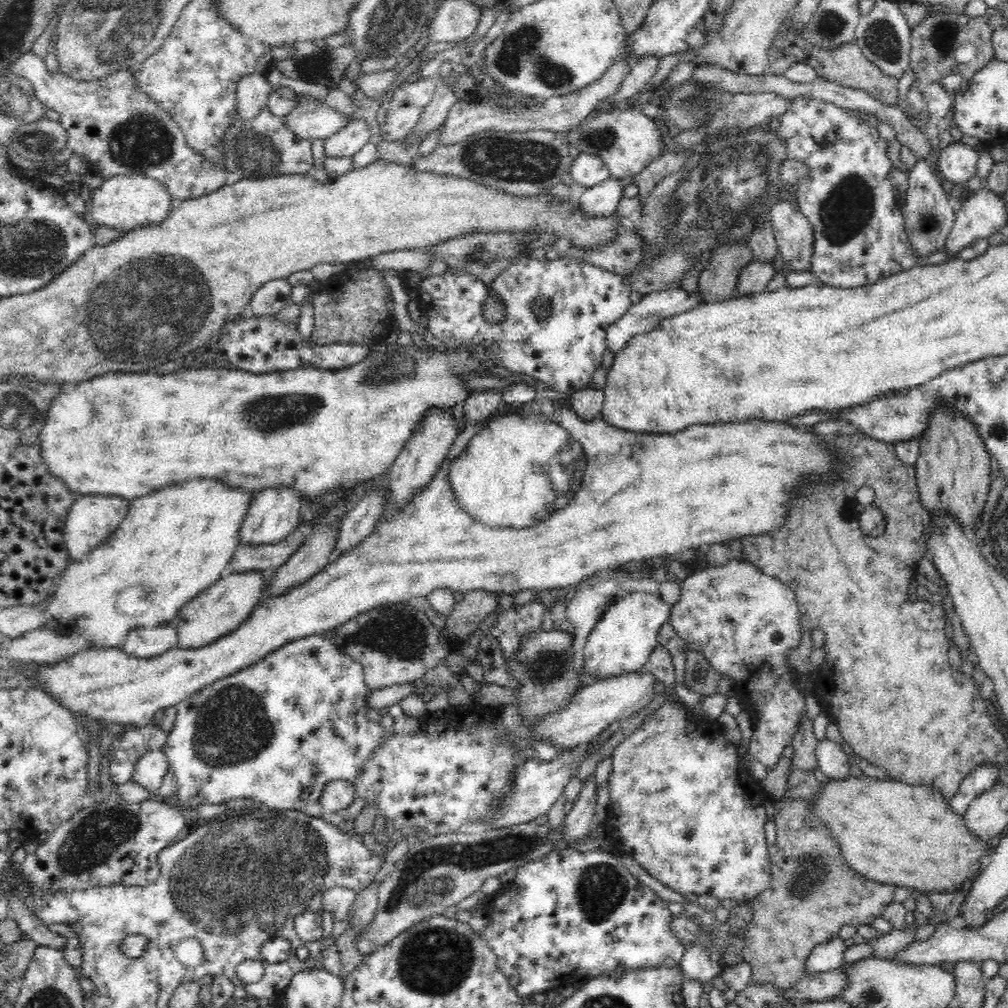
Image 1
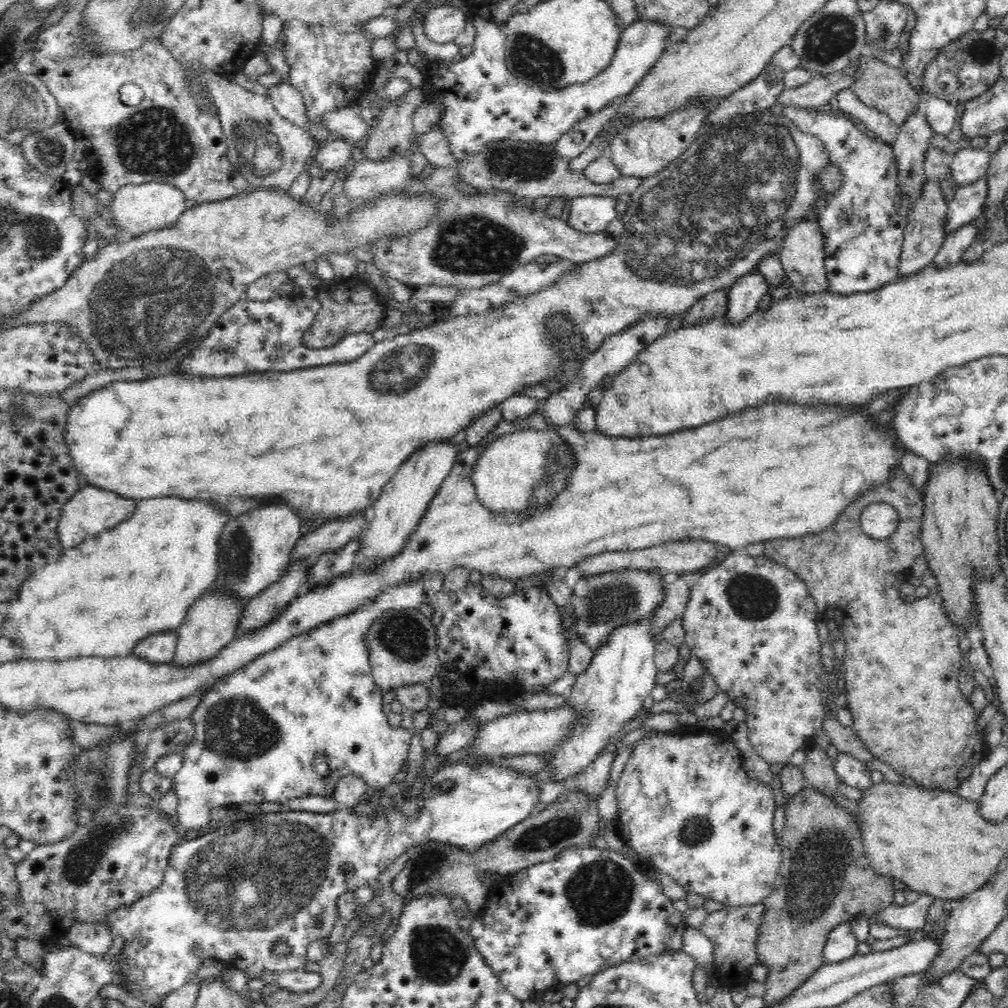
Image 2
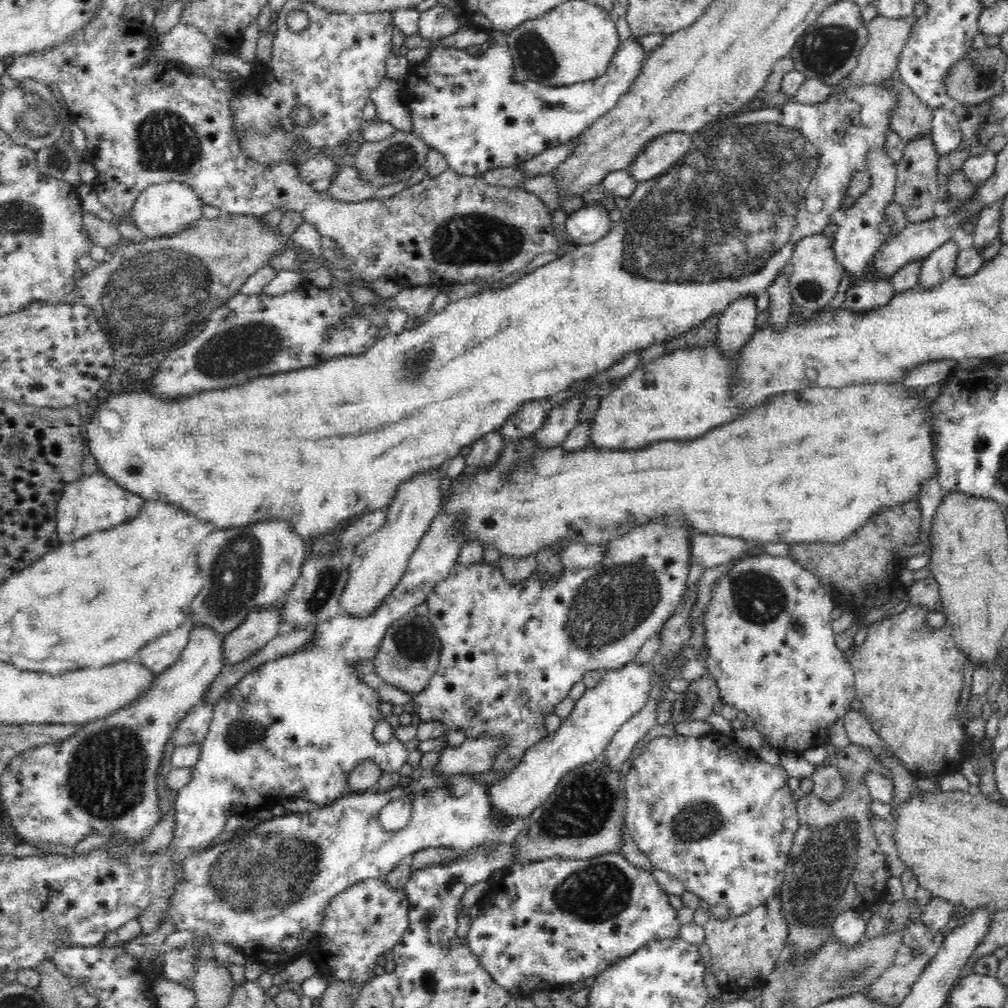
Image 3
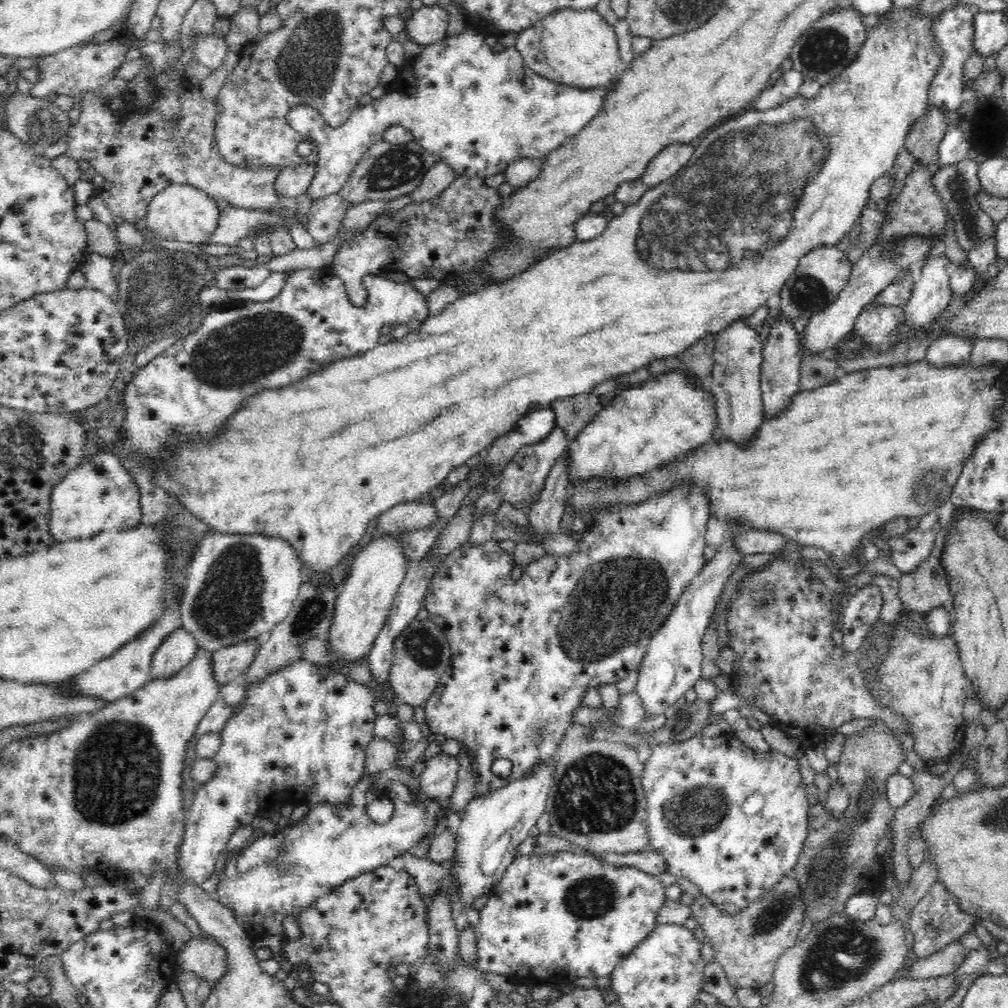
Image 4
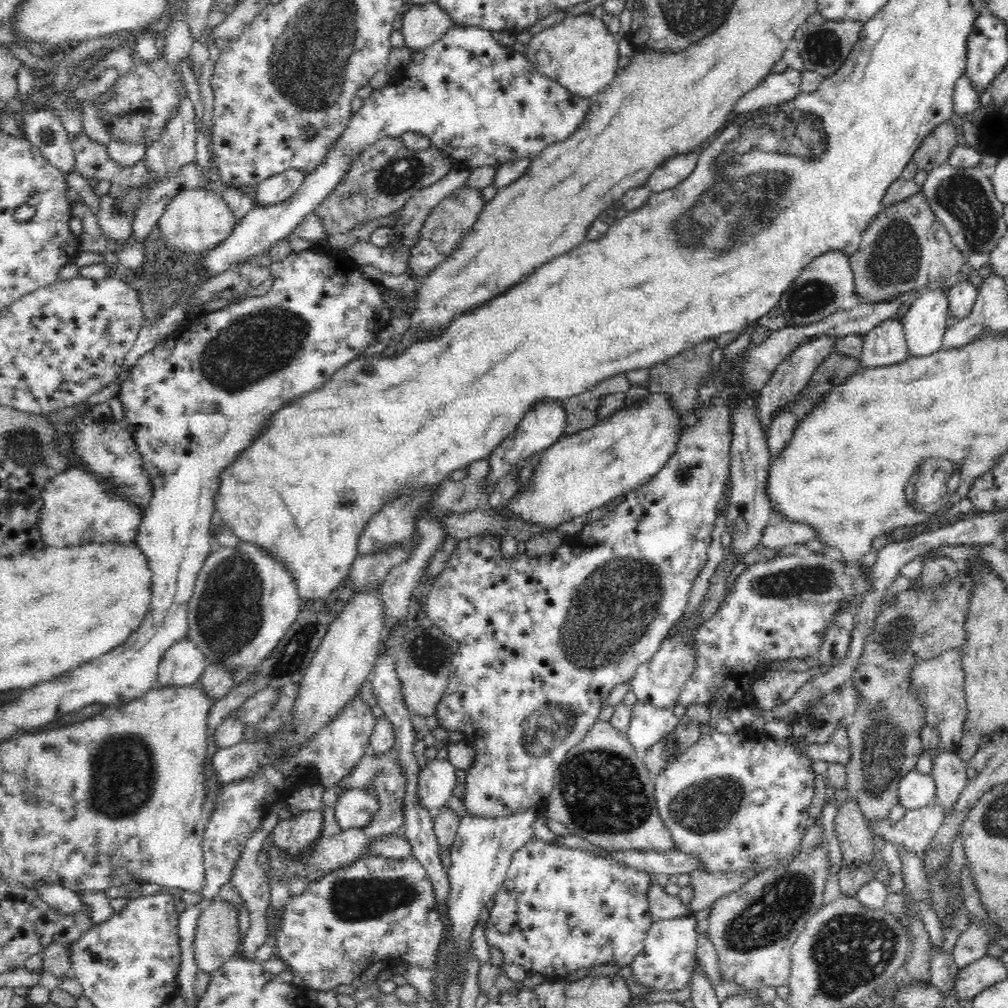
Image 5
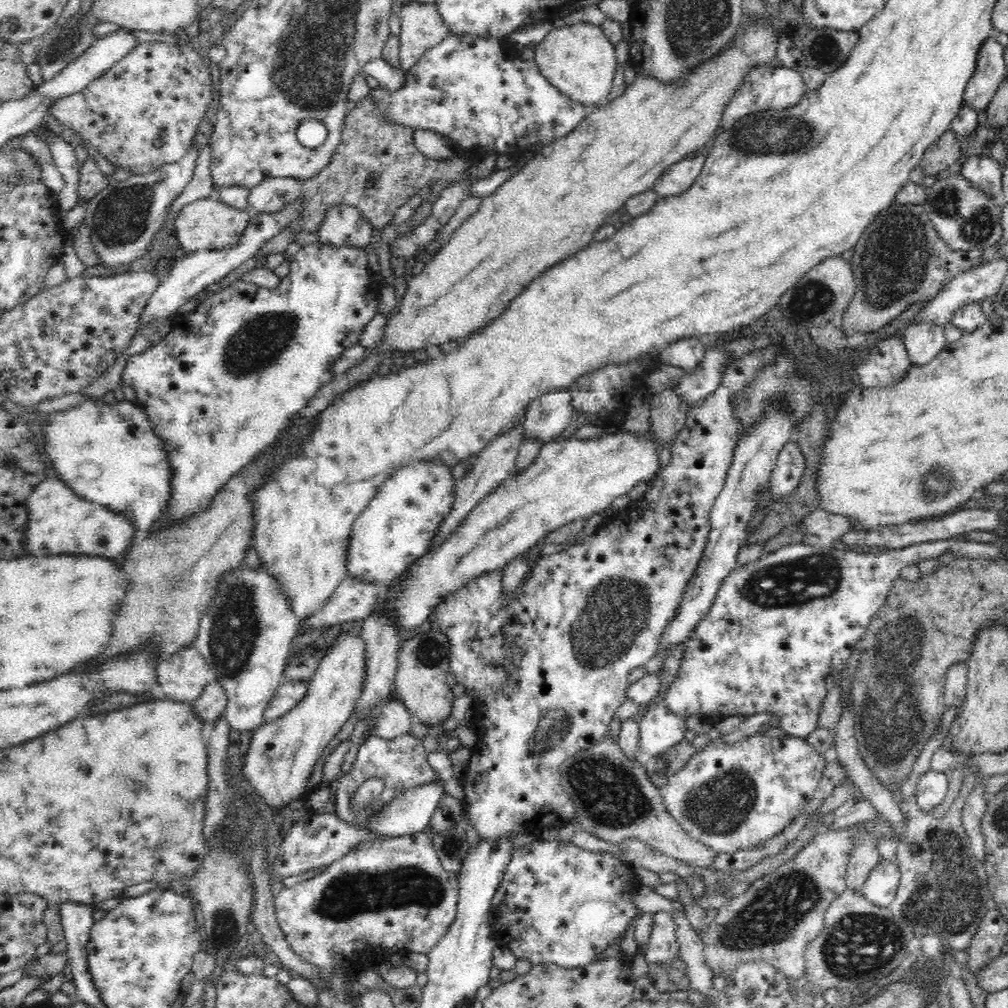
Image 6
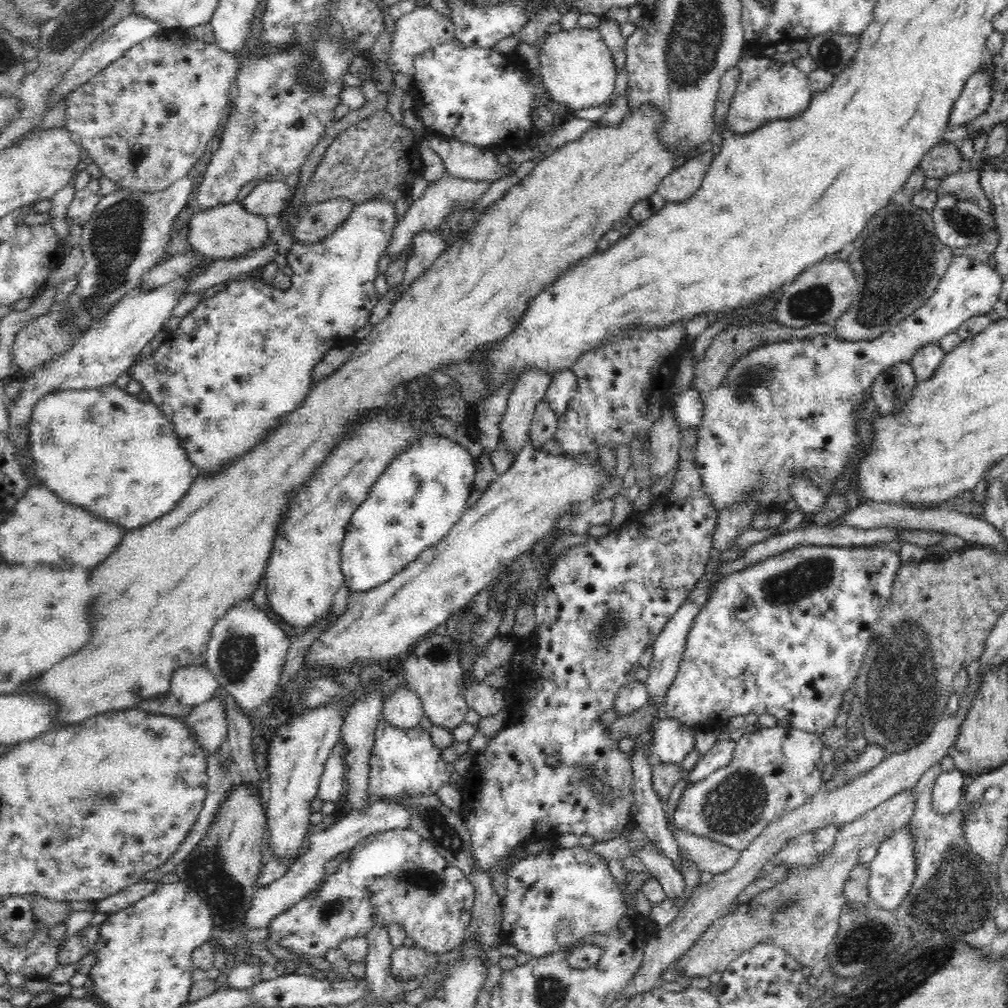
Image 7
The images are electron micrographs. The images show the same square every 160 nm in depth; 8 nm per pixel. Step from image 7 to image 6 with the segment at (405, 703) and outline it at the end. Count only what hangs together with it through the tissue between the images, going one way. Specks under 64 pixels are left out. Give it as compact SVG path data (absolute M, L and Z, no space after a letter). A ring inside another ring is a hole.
M388 700L375 714L376 723L372 734L394 740L397 736L410 733L410 712L401 700Z

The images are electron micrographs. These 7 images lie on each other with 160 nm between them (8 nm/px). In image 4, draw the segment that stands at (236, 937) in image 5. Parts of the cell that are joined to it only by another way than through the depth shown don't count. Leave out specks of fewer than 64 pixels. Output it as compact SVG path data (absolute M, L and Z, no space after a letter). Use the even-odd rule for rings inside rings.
M209 934L205 935L205 939L198 939L198 937L192 936L176 956L177 964L183 970L196 974L200 979L204 979L206 982L214 985L226 974L227 970L227 954L225 948L218 944L213 936Z

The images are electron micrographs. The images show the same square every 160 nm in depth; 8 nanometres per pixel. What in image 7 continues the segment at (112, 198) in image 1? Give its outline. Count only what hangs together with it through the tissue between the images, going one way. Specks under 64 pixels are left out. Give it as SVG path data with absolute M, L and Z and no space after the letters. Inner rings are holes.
M234 201L225 205L220 204L208 210L200 209L199 212L194 213L189 220L187 238L193 250L201 252L204 256L212 259L227 259L259 249L266 242L266 239L270 238L269 234L263 216L248 212L241 203Z

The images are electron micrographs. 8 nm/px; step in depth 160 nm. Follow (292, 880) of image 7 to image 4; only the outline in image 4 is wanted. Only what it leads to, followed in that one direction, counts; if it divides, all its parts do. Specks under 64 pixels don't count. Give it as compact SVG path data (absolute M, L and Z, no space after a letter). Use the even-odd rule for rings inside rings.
M443 752L429 758L426 768L419 776L425 798L440 802L450 800L458 782L460 763L458 757Z

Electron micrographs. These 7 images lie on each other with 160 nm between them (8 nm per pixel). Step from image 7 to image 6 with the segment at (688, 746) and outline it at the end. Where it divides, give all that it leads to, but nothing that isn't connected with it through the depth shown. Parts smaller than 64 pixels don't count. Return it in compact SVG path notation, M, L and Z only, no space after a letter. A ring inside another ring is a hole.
M665 701L648 707L639 720L642 756L655 760L684 739L687 730L685 719L670 711Z

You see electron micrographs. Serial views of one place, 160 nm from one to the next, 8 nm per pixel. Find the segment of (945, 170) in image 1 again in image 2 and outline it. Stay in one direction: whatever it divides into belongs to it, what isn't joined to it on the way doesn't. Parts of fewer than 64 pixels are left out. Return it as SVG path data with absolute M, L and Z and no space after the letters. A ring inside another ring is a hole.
M967 147L955 152L950 165L951 178L959 186L976 182L987 173L991 155L983 149Z

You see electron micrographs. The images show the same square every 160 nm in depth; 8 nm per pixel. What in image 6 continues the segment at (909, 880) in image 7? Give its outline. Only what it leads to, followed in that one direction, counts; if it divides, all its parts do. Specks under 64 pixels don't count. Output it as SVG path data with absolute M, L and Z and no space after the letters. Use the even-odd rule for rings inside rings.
M896 858L881 859L868 875L862 893L866 899L880 907L890 907L896 898L901 872Z

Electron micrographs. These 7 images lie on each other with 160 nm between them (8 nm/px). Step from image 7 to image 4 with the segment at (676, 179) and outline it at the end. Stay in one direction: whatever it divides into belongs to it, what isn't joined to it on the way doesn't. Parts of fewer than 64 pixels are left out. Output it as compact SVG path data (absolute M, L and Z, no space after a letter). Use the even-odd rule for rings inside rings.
M690 143L669 144L650 160L639 179L648 188L655 187L657 184L681 172L694 151L695 148Z

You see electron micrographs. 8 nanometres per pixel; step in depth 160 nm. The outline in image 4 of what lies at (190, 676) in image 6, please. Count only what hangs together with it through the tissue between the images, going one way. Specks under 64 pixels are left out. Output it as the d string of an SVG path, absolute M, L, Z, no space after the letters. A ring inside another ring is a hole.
M182 626L166 636L153 654L151 675L166 678L182 670L191 662L198 648L194 635Z

